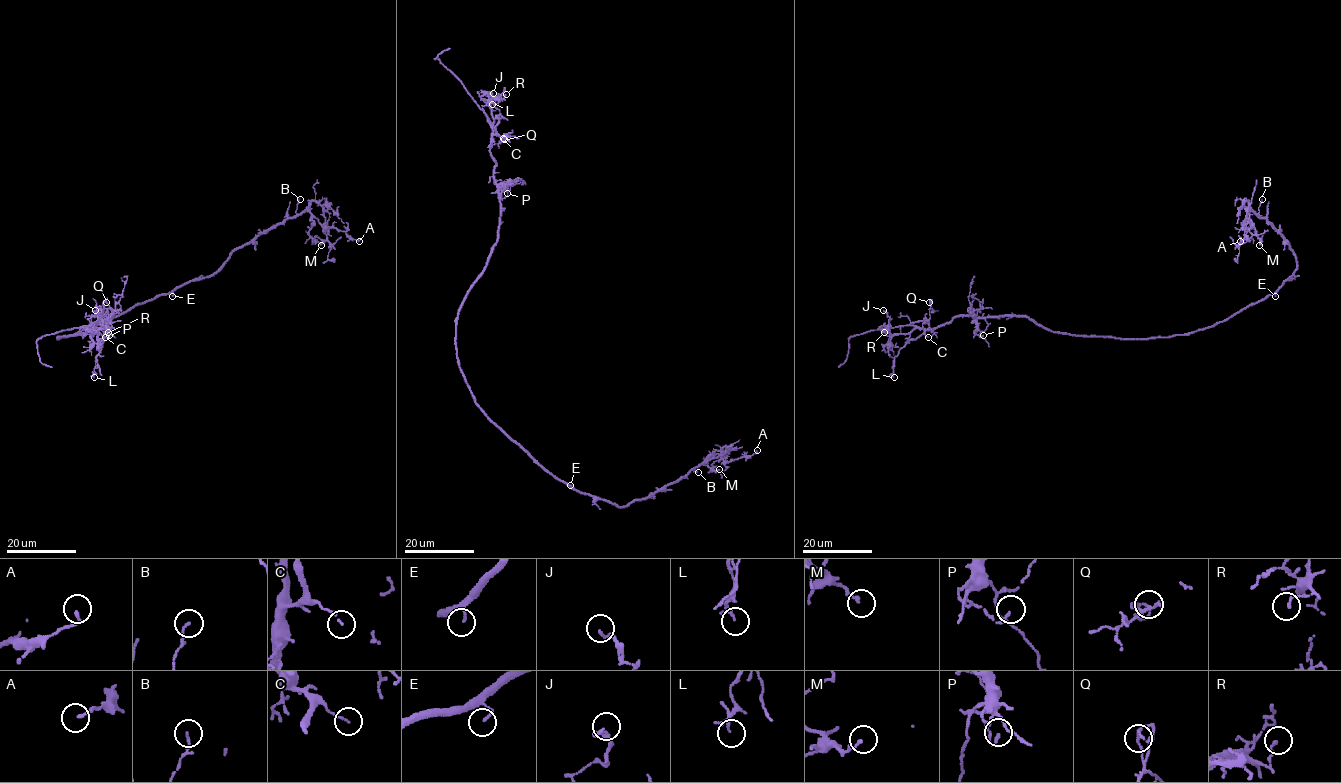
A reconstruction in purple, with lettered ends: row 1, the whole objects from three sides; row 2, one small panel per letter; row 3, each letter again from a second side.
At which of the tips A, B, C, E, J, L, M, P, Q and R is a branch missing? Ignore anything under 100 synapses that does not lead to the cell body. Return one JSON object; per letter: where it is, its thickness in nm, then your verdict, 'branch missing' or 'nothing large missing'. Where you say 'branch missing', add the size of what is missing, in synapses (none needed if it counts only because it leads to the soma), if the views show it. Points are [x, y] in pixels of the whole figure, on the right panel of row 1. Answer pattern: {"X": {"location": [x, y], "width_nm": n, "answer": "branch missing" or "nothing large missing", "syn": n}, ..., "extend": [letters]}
{"A": {"location": [1240, 241], "width_nm": 140, "answer": "nothing large missing"}, "B": {"location": [1262, 199], "width_nm": 120, "answer": "nothing large missing"}, "C": {"location": [928, 337], "width_nm": 90, "answer": "nothing large missing"}, "E": {"location": [1275, 296], "width_nm": 120, "answer": "nothing large missing"}, "J": {"location": [883, 310], "width_nm": 120, "answer": "nothing large missing"}, "L": {"location": [894, 377], "width_nm": 110, "answer": "nothing large missing"}, "M": {"location": [1259, 245], "width_nm": 170, "answer": "nothing large missing"}, "P": {"location": [983, 335], "width_nm": 130, "answer": "nothing large missing"}, "Q": {"location": [929, 302], "width_nm": 110, "answer": "nothing large missing"}, "R": {"location": [884, 332], "width_nm": 120, "answer": "nothing large missing"}, "extend": []}

